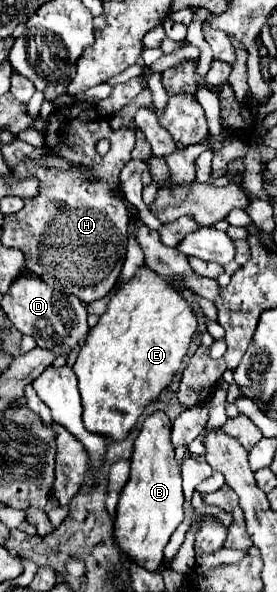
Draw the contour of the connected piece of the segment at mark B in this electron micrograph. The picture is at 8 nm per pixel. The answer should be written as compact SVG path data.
M163 411L145 417L143 427L135 439L131 455L131 475L125 483L115 515L115 543L135 563L157 569L163 561L163 549L171 533L183 521L183 489L181 489L181 463L175 459L171 445L171 421Z

